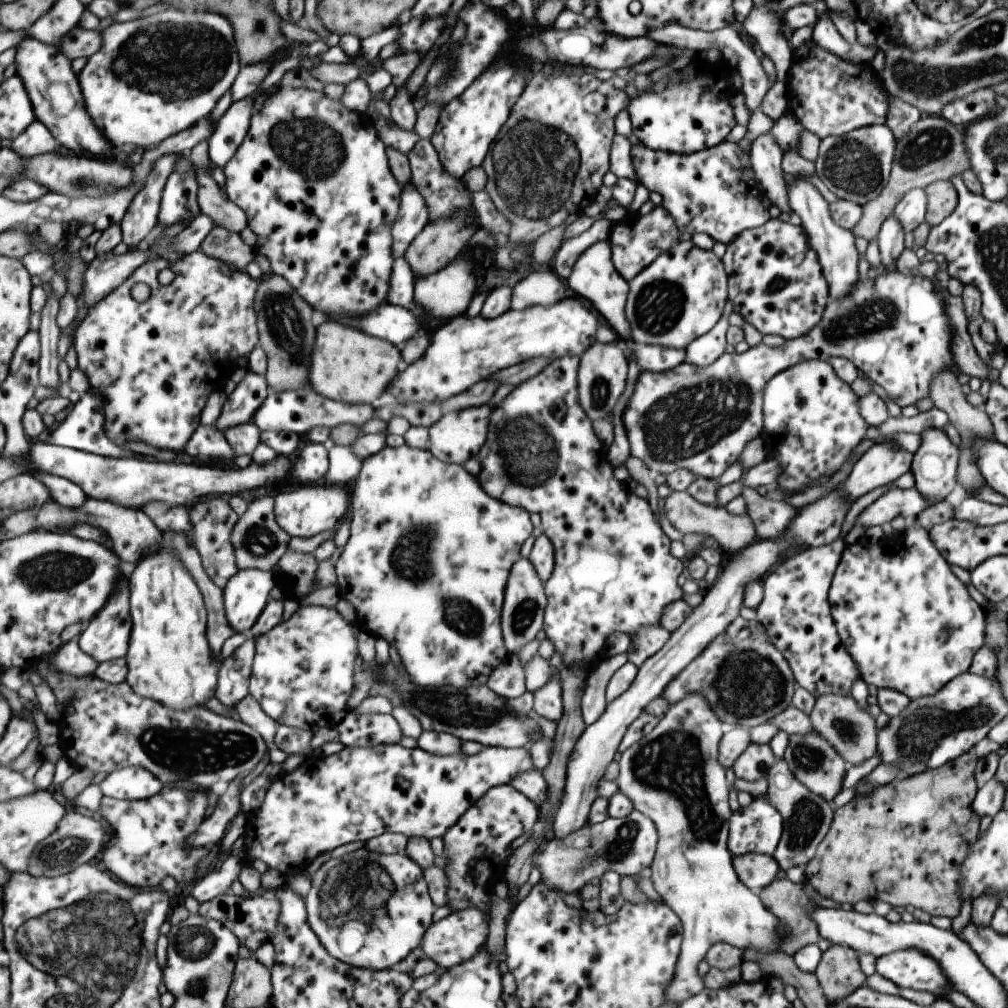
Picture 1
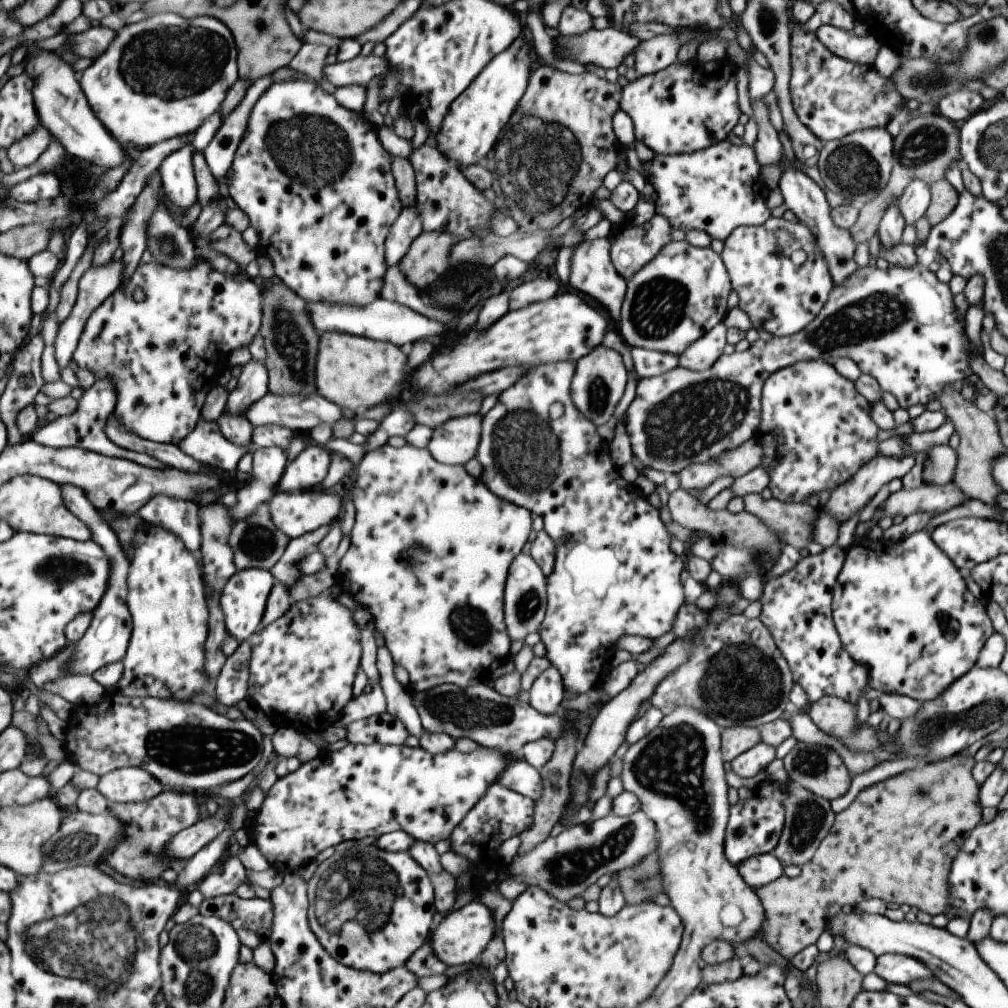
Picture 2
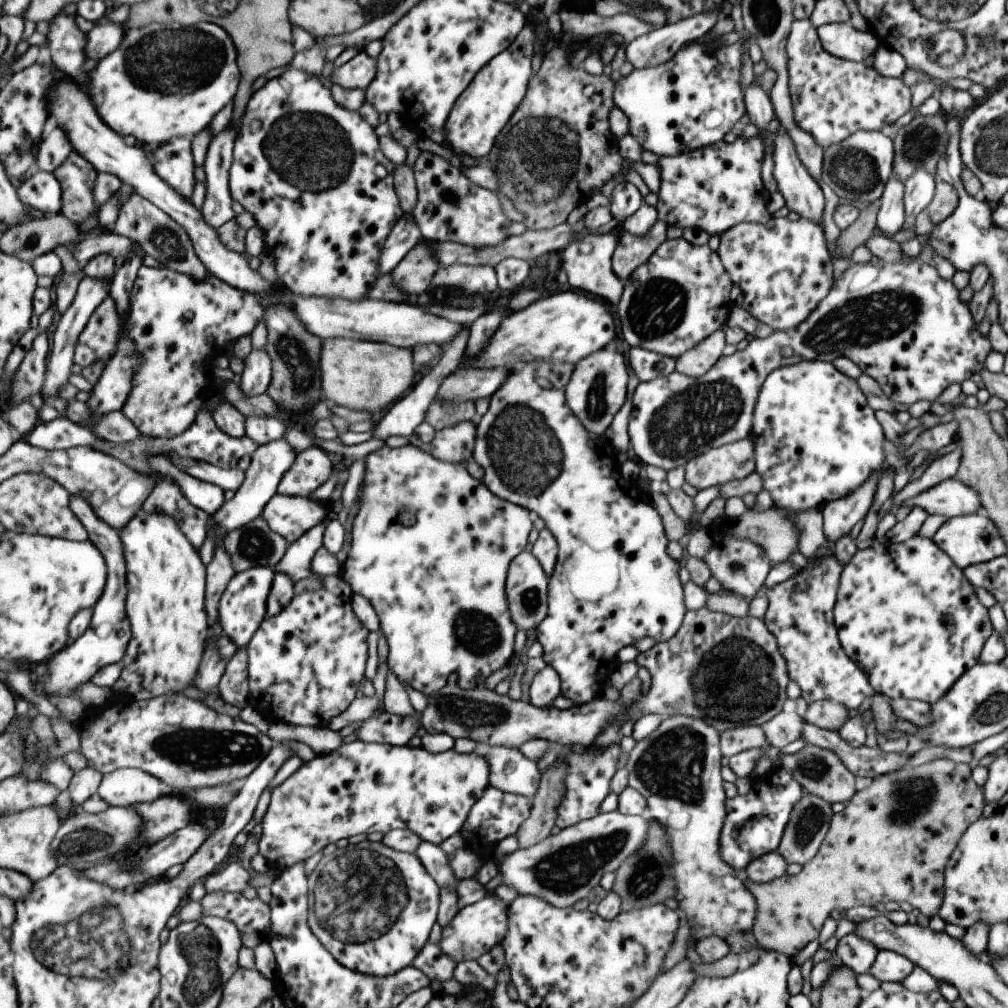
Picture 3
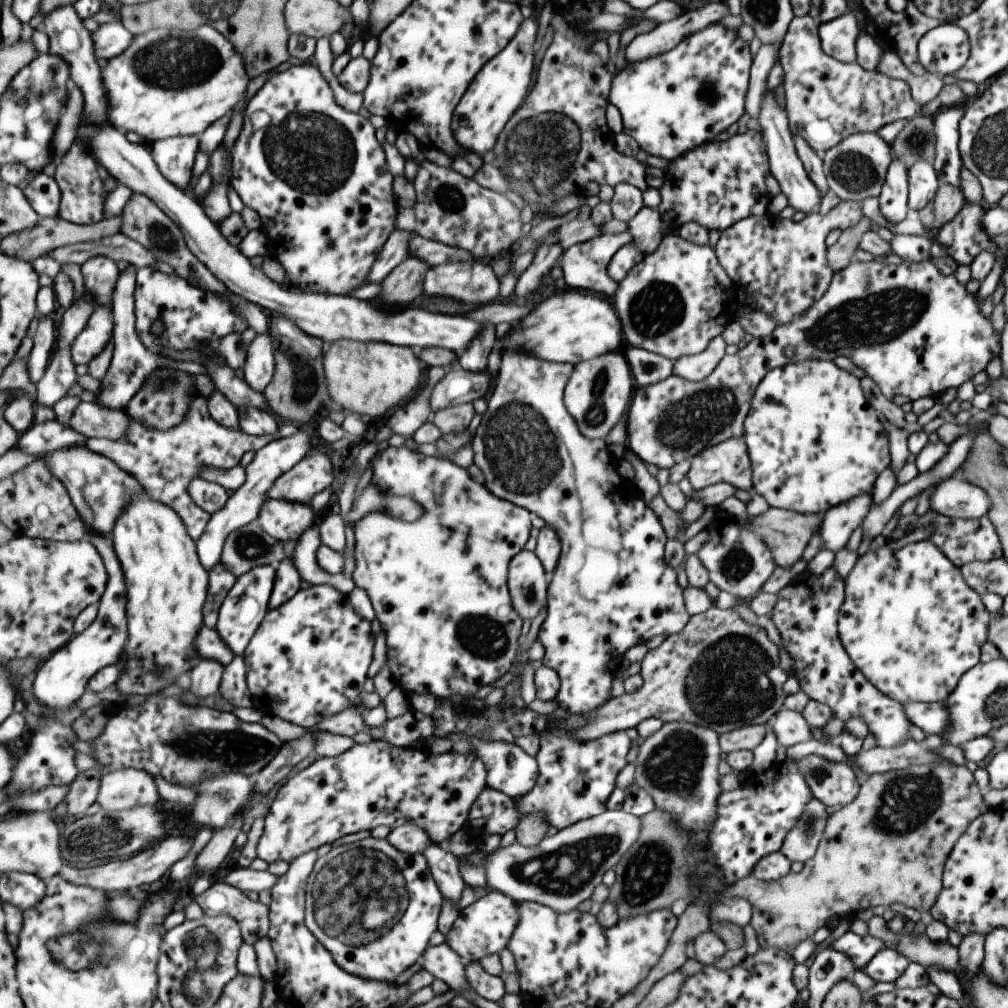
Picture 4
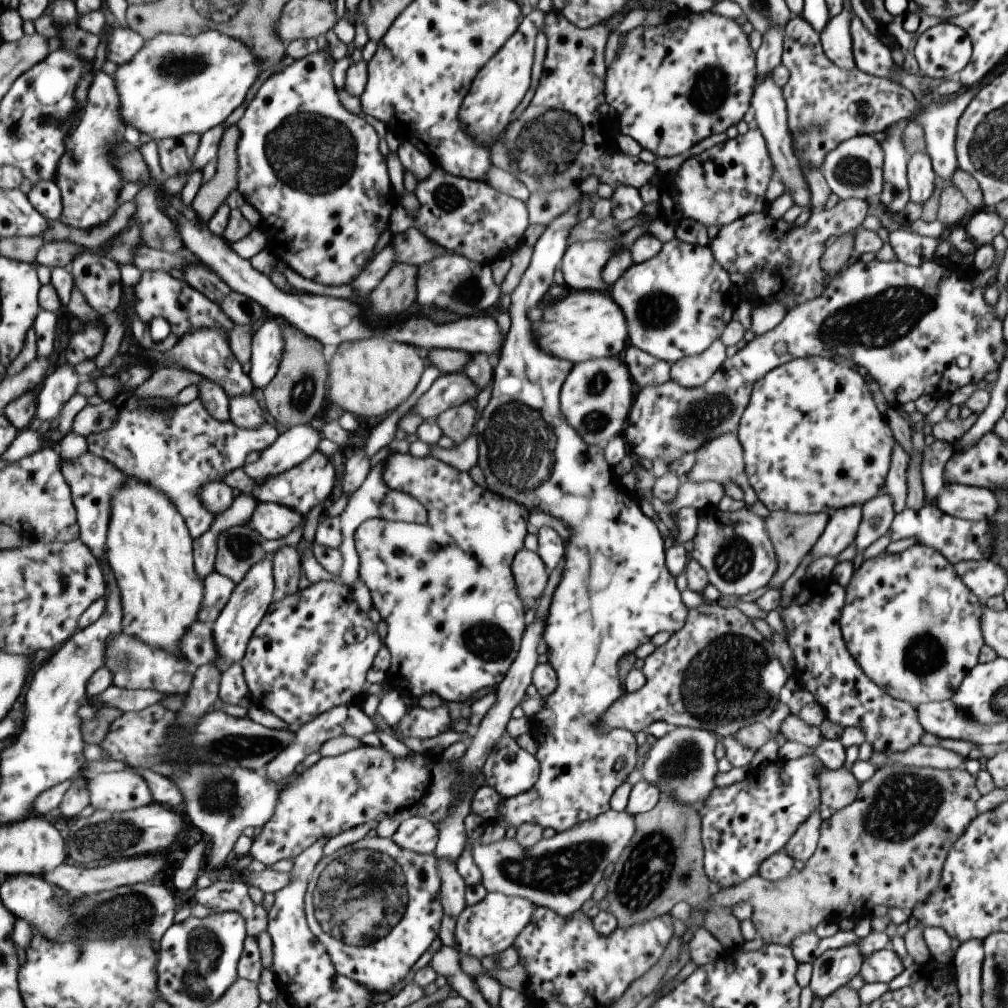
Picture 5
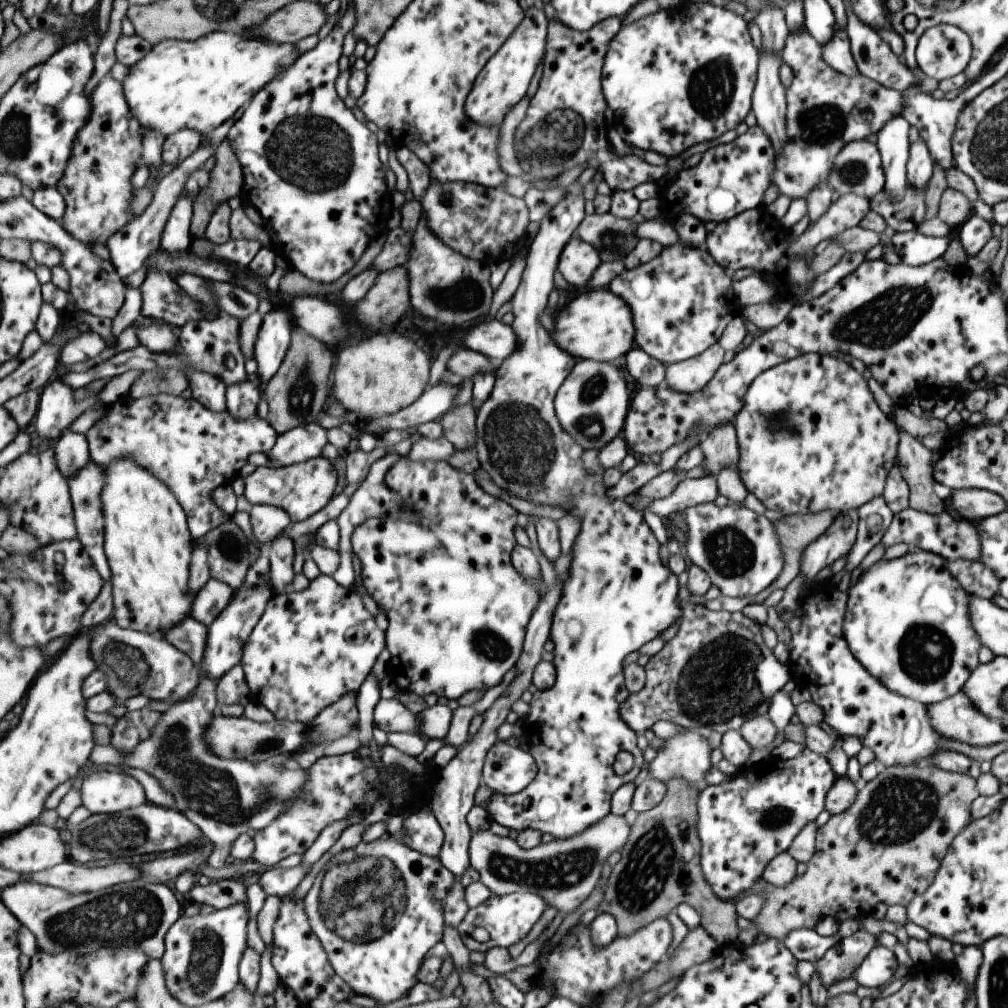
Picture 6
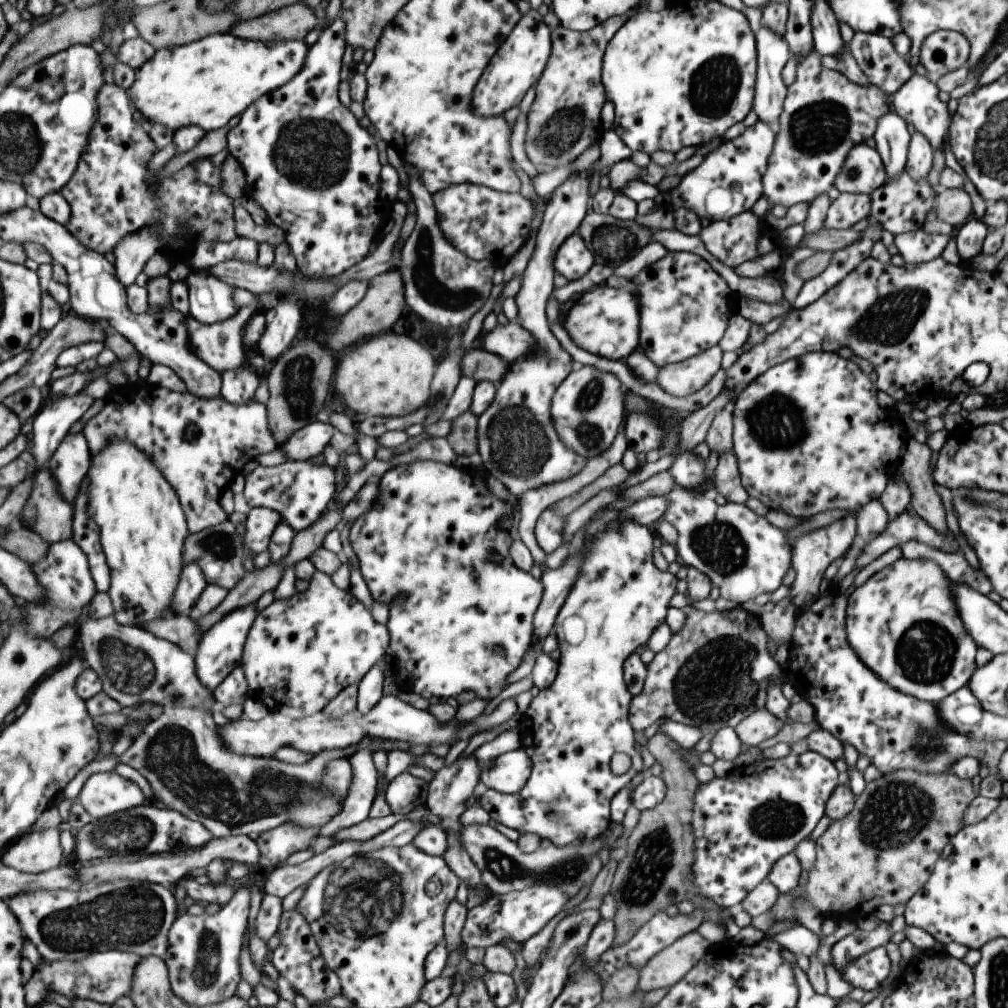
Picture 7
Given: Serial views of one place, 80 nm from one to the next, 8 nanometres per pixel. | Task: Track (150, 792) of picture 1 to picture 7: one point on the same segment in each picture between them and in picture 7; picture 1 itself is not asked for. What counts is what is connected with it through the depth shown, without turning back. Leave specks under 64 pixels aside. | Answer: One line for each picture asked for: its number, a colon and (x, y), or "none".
2: (130, 784)
3: (129, 786)
4: (126, 788)
5: (117, 791)
6: (103, 792)
7: (104, 794)

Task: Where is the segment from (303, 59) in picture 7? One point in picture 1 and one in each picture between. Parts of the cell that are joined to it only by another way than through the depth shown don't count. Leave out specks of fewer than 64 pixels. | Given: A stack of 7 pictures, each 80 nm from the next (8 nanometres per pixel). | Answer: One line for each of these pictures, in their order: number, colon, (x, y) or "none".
1: (153, 77)
2: (163, 77)
3: (165, 81)
4: (169, 82)
5: (177, 84)
6: (180, 84)

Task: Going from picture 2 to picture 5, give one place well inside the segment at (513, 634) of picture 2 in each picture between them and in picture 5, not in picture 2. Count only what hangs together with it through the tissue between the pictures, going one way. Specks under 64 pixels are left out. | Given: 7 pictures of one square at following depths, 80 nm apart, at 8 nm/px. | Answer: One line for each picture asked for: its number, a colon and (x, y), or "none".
3: (527, 587)
4: (528, 584)
5: (531, 574)

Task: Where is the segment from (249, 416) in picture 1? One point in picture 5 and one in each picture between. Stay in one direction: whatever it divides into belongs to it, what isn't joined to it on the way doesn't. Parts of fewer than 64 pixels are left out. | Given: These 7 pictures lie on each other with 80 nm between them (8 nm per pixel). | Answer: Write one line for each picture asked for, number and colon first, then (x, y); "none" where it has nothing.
2: (253, 384)
3: (256, 378)
4: (260, 364)
5: (268, 342)

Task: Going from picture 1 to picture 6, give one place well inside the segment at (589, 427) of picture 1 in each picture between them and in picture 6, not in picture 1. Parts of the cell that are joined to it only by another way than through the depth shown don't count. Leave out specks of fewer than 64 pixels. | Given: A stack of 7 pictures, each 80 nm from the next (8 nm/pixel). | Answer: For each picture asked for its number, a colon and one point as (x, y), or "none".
2: (615, 574)
3: (614, 583)
4: (612, 590)
5: (614, 593)
6: (617, 596)

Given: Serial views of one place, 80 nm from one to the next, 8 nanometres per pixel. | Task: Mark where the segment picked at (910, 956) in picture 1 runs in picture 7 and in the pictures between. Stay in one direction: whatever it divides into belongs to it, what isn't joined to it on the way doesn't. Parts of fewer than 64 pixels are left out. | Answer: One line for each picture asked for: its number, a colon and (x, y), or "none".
2: (897, 969)
3: (890, 967)
4: (887, 965)
5: (882, 966)
6: (878, 966)
7: (866, 972)

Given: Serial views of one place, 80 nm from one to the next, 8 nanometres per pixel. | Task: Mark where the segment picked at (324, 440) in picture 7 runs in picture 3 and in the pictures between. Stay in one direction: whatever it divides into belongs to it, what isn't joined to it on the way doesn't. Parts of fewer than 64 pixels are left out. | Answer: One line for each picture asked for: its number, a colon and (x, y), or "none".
3: (270, 462)
4: (245, 505)
5: (299, 443)
6: (300, 444)

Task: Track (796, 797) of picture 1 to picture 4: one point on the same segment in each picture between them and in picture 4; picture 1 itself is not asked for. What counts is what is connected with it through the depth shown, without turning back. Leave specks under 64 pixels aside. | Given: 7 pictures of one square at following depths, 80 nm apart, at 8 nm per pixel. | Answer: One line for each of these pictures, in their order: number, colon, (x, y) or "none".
2: (807, 818)
3: (809, 818)
4: (801, 840)

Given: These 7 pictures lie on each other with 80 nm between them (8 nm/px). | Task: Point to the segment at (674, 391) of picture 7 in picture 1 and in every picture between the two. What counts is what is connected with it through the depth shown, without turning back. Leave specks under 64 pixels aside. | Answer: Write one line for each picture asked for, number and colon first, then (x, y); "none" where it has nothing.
1: (701, 351)
2: (701, 353)
3: (696, 361)
4: (695, 367)
5: (688, 371)
6: (689, 375)

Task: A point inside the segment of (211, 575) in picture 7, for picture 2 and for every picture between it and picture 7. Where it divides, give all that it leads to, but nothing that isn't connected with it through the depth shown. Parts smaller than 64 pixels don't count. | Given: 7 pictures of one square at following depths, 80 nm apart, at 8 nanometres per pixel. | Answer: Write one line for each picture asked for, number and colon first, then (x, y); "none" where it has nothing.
2: (258, 542)
3: (256, 544)
4: (251, 546)
5: (240, 548)
6: (231, 554)

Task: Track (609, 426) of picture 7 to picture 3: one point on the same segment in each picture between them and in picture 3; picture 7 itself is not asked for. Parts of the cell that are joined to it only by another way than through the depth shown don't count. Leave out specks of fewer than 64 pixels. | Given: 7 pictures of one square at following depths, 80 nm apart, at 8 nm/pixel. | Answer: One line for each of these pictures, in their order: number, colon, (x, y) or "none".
3: (598, 386)
4: (596, 394)
5: (596, 397)
6: (592, 403)

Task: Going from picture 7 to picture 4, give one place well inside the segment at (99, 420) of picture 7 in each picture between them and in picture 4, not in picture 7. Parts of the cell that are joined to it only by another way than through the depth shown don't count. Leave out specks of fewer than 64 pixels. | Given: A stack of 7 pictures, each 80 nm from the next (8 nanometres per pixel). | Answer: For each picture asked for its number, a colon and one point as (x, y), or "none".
4: (165, 461)
5: (176, 448)
6: (190, 448)

